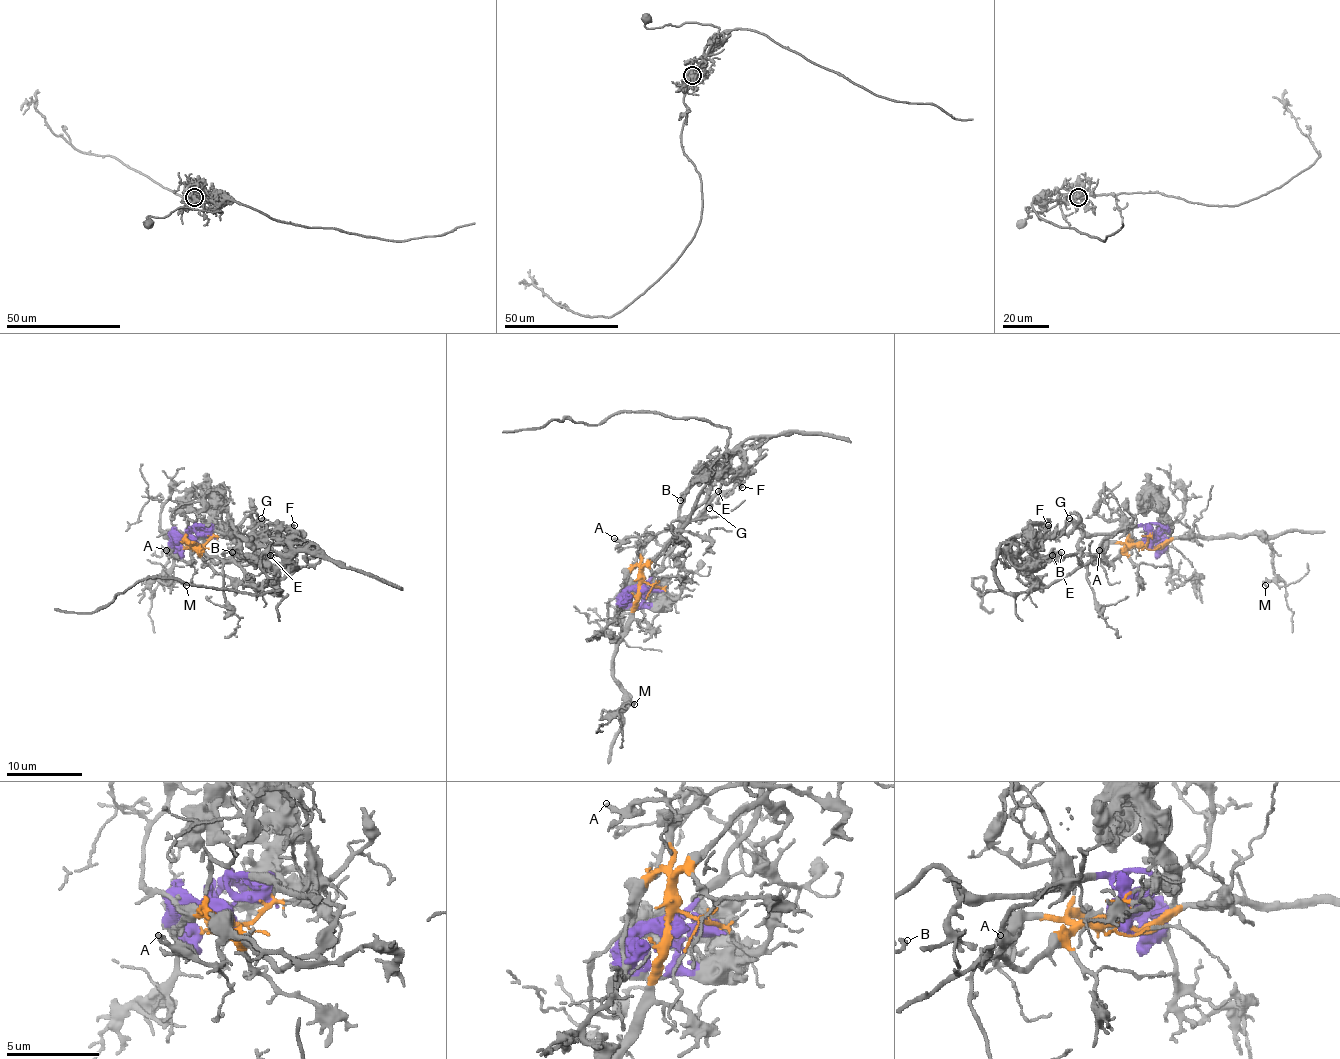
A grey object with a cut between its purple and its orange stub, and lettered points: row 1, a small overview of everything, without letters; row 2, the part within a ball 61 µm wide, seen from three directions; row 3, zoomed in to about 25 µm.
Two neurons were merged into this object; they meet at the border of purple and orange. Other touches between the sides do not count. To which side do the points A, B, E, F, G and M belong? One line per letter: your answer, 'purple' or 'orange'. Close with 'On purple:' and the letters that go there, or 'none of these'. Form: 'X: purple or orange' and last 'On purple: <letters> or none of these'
A: orange
B: purple
E: purple
F: purple
G: purple
M: orange
On purple: B, E, F, G

